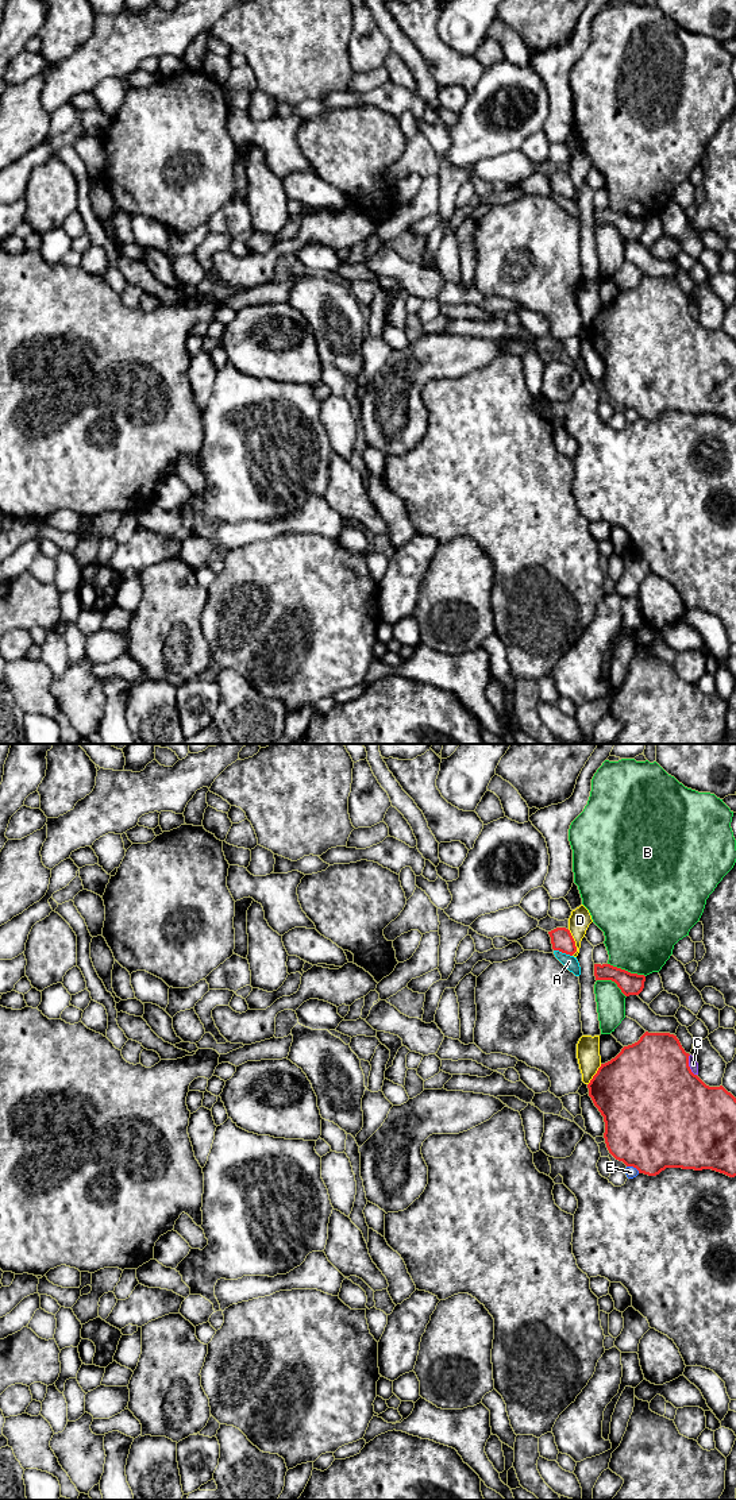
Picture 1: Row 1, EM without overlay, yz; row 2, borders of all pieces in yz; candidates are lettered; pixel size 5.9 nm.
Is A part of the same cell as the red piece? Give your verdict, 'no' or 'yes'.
no

